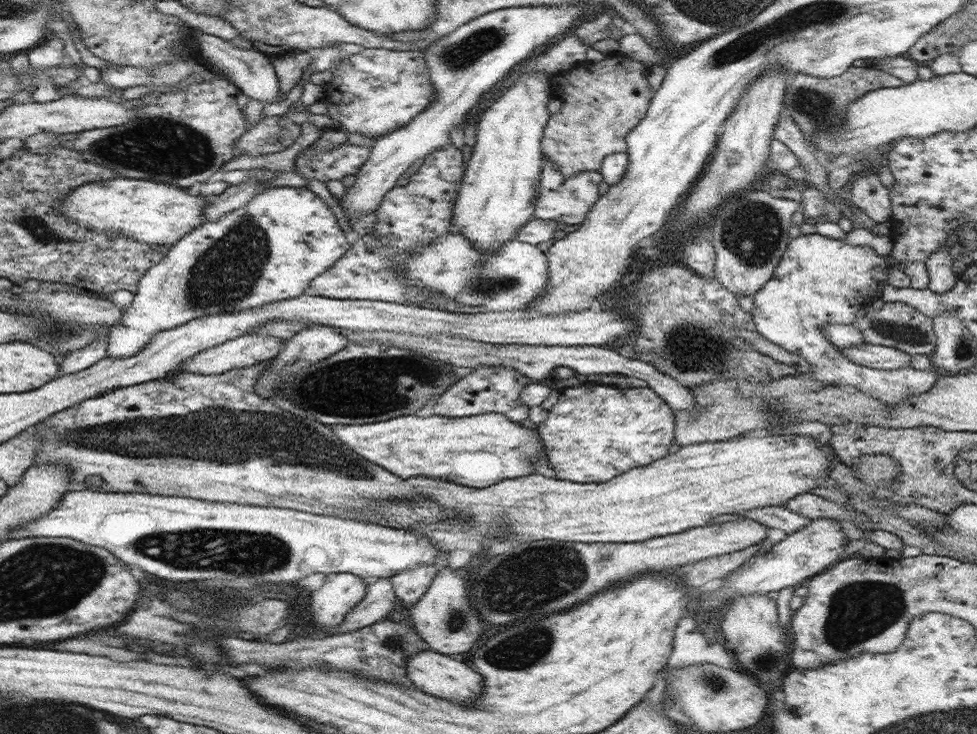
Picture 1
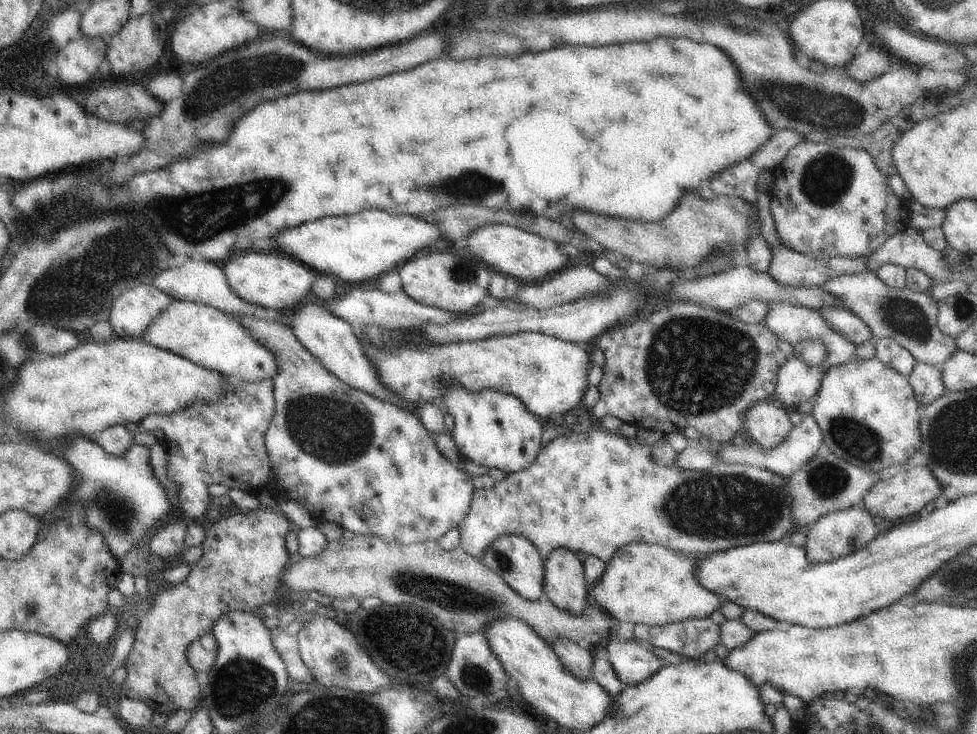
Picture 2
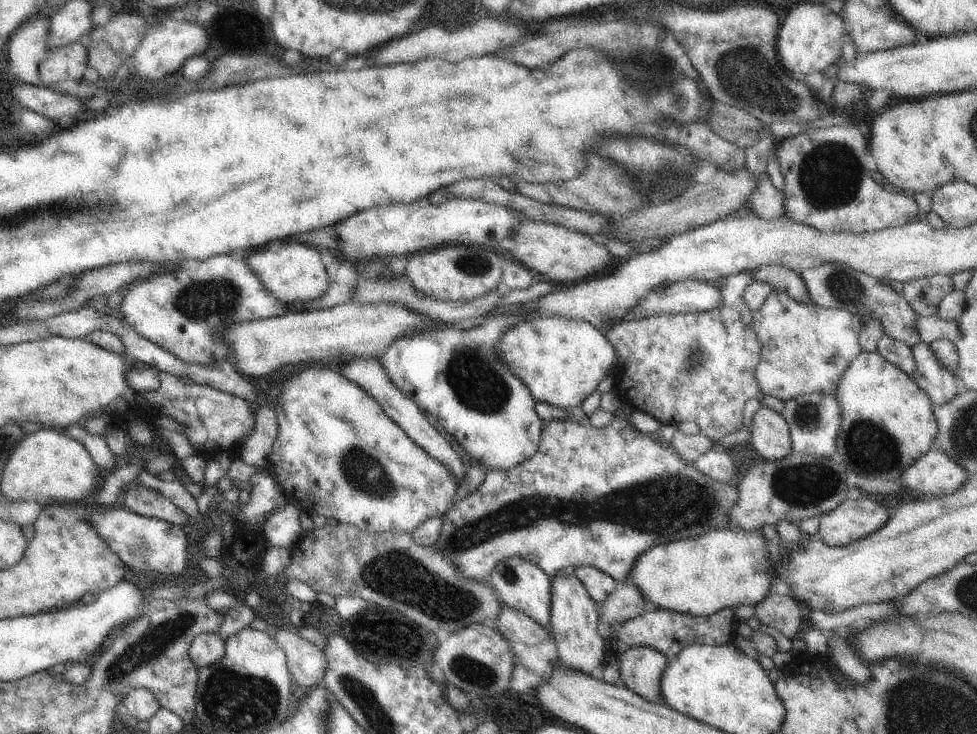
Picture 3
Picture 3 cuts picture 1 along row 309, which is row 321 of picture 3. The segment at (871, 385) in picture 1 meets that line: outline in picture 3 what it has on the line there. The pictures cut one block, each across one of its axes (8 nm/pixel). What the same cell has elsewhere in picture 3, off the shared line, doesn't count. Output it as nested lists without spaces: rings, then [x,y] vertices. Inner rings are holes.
[[[773,289],[762,308],[753,311],[751,325],[762,342],[762,358],[756,373],[761,395],[770,394],[785,403],[802,394],[835,392],[846,368],[863,351],[859,336],[864,321],[860,313],[806,306]]]

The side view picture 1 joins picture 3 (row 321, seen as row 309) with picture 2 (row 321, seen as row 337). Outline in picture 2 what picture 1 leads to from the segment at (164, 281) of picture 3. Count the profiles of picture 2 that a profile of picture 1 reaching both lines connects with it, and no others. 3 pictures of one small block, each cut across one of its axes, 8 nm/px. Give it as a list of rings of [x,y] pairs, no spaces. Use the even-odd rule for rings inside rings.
[[[140,284],[123,292],[111,306],[109,323],[115,336],[125,339],[141,338],[158,314],[172,302],[172,296],[154,284]]]

